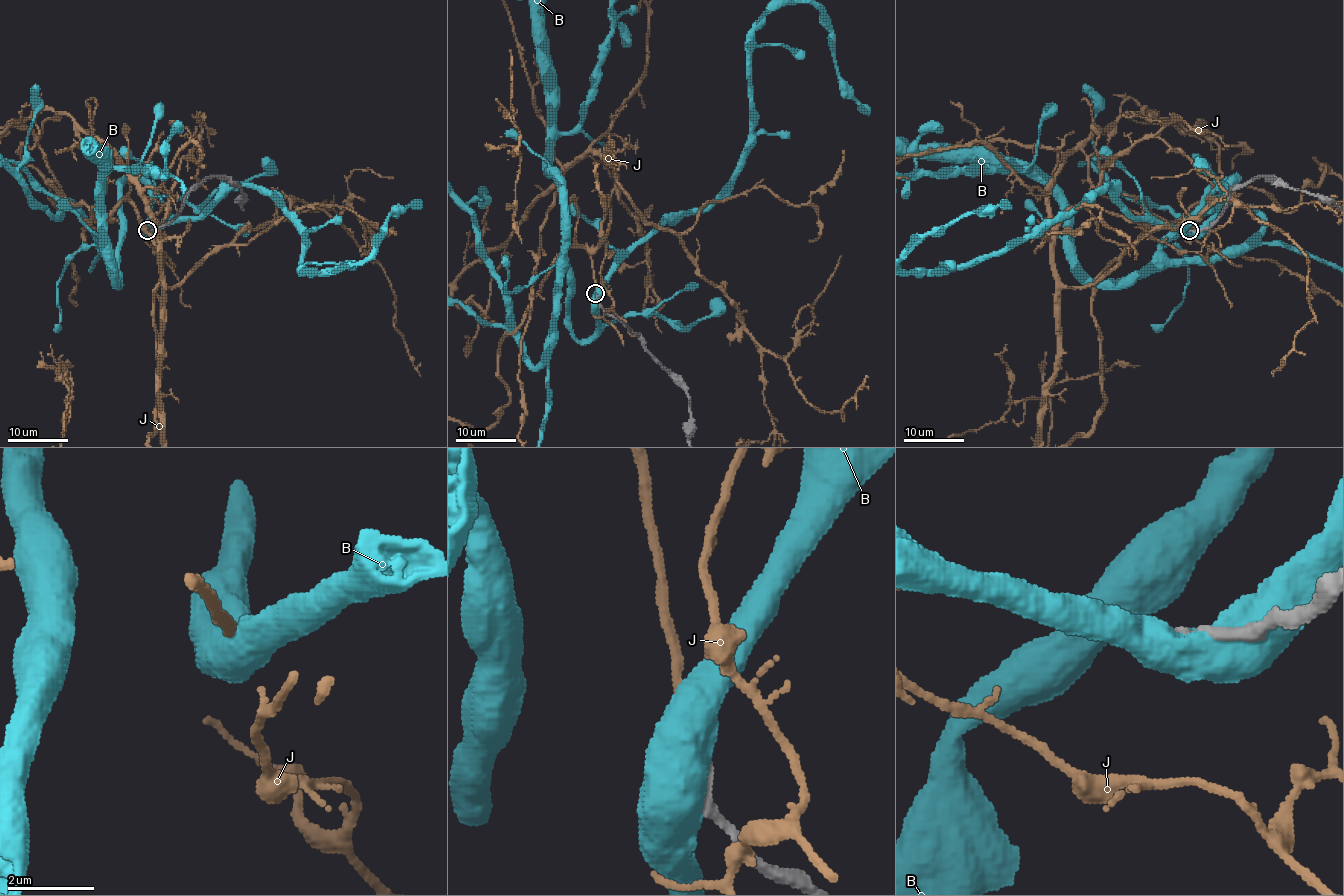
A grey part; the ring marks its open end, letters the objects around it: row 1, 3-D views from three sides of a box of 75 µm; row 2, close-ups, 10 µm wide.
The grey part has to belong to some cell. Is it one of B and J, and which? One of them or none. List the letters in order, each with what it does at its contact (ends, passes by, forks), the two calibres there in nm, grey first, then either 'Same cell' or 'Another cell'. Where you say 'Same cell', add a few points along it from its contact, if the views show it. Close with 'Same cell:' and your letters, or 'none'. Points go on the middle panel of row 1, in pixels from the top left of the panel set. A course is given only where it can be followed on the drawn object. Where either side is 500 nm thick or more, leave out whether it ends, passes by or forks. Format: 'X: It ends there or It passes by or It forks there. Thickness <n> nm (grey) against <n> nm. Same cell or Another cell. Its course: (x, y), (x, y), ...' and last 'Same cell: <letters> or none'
B: Thickness 240 nm (grey) against 850 nm. Another cell
J: It ends there. Thickness 180 nm (grey) against 170 nm. Same cell
Same cell: J

